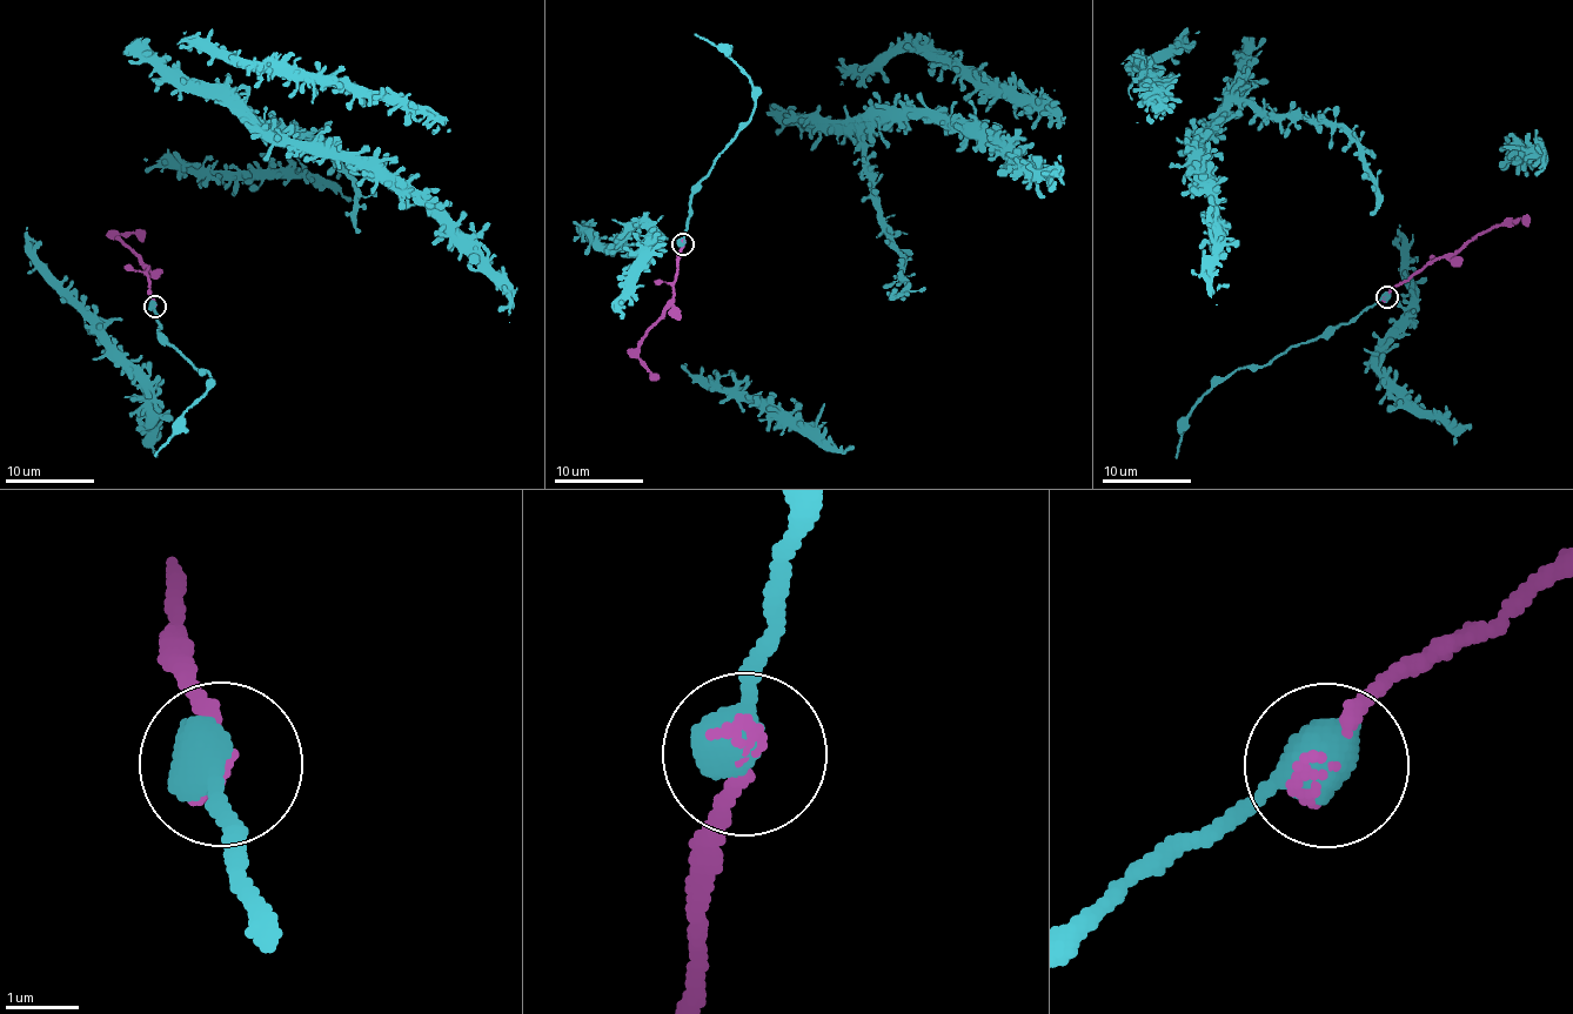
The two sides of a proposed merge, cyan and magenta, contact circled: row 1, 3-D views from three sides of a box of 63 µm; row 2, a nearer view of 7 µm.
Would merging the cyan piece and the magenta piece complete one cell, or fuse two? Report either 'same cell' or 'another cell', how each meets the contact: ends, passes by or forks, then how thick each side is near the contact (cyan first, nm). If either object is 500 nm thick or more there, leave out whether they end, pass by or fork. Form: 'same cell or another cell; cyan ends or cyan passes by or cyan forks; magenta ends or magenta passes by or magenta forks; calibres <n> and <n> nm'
same cell; calibres 700 and 160 nm

